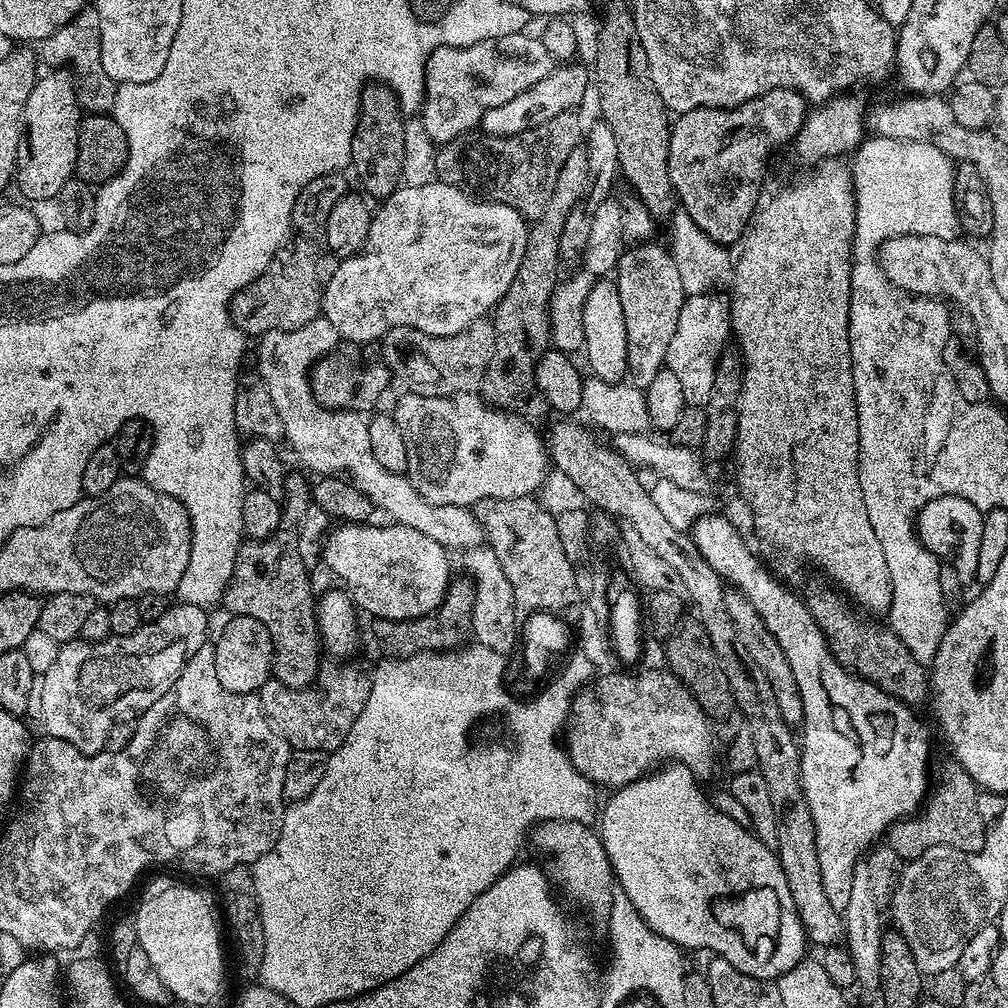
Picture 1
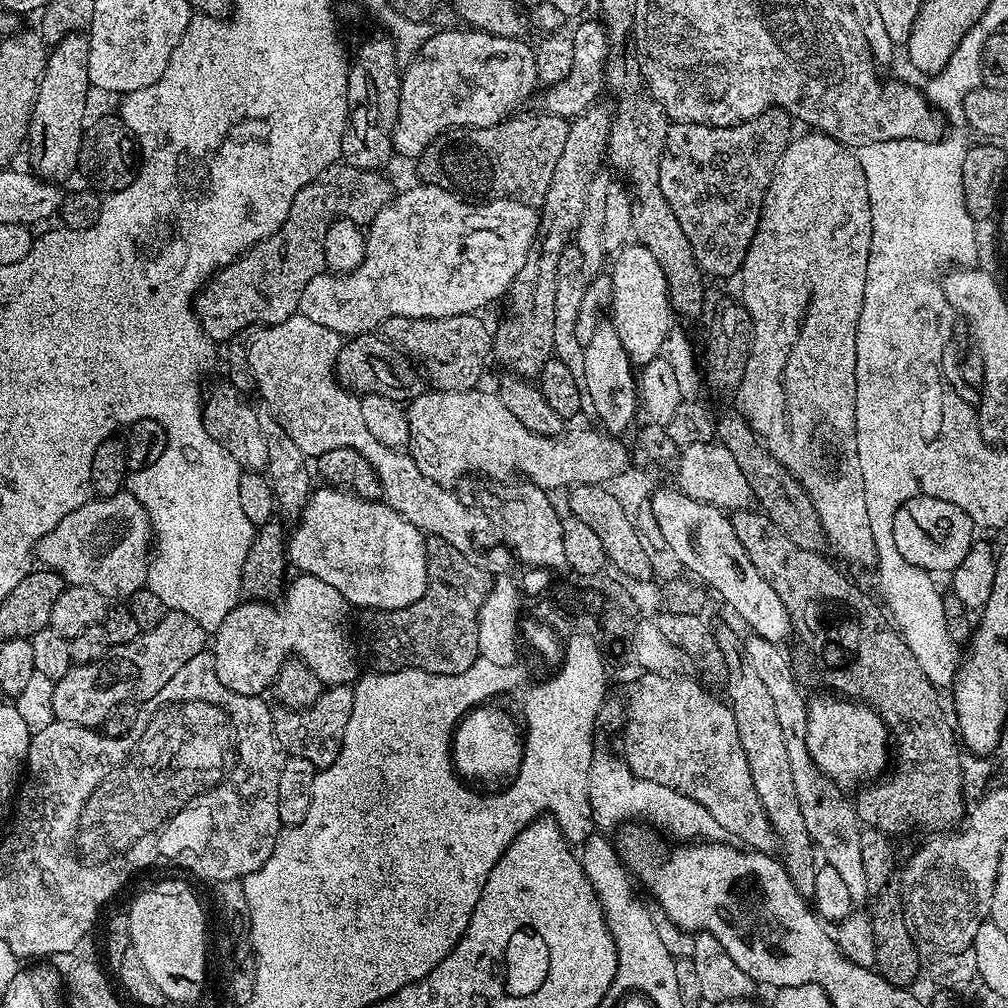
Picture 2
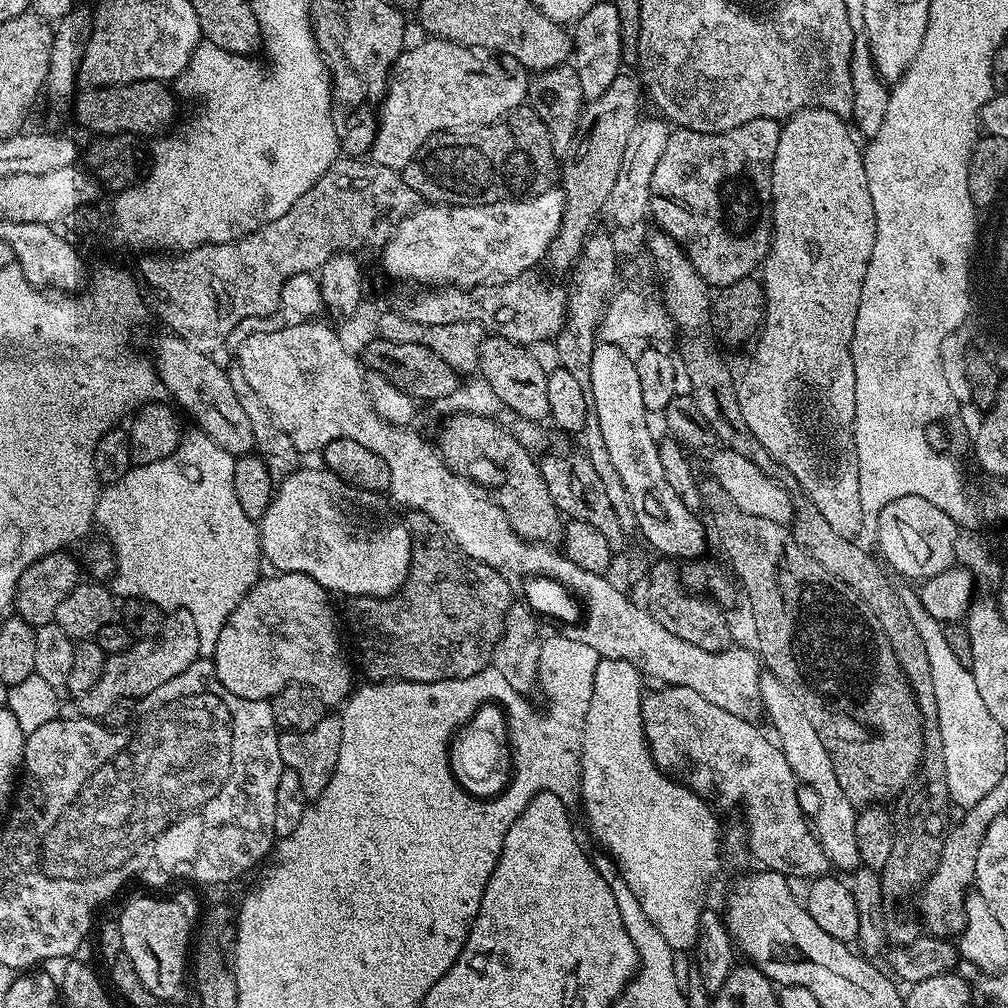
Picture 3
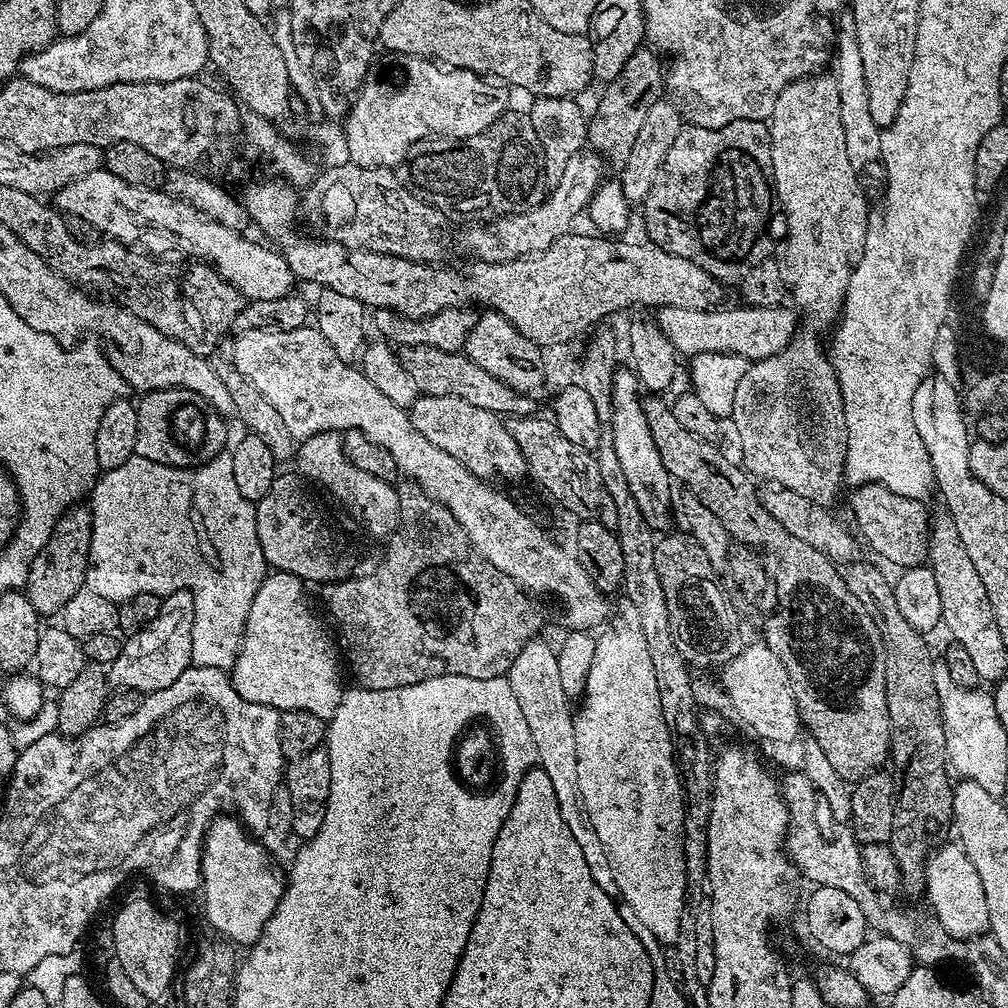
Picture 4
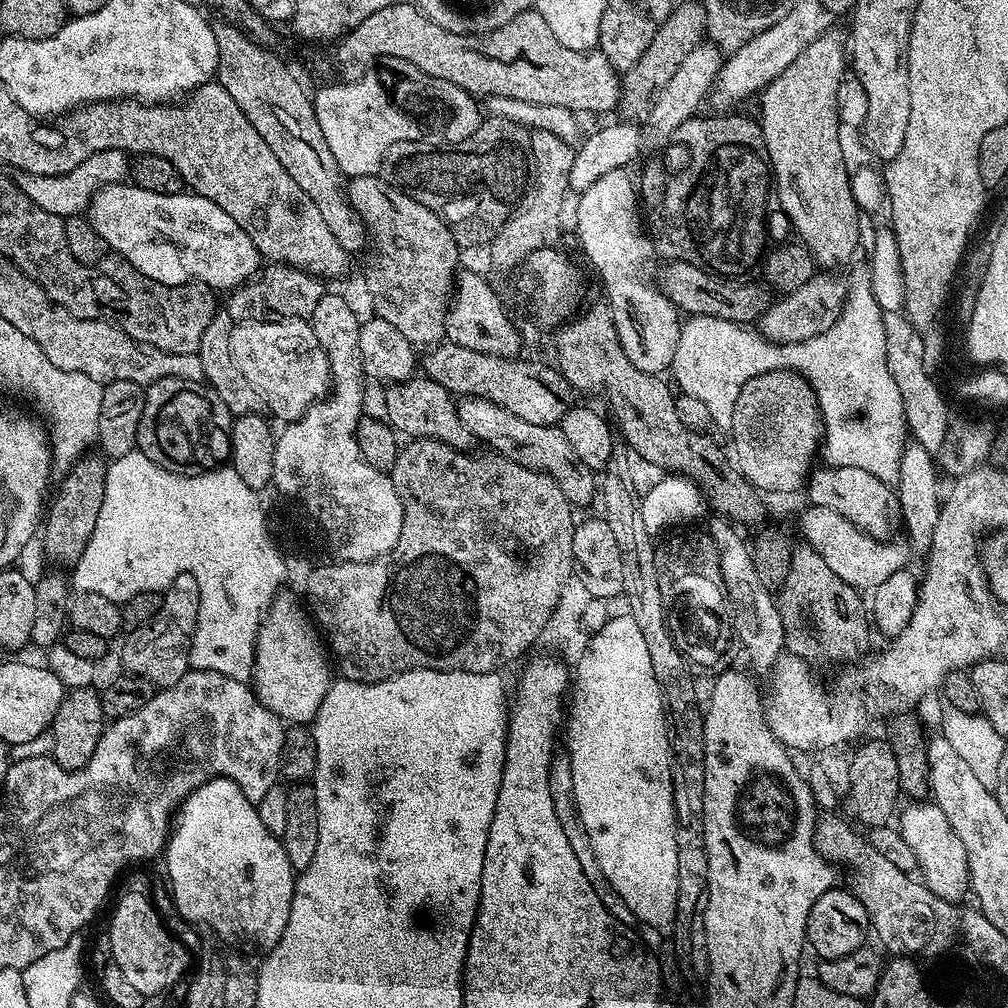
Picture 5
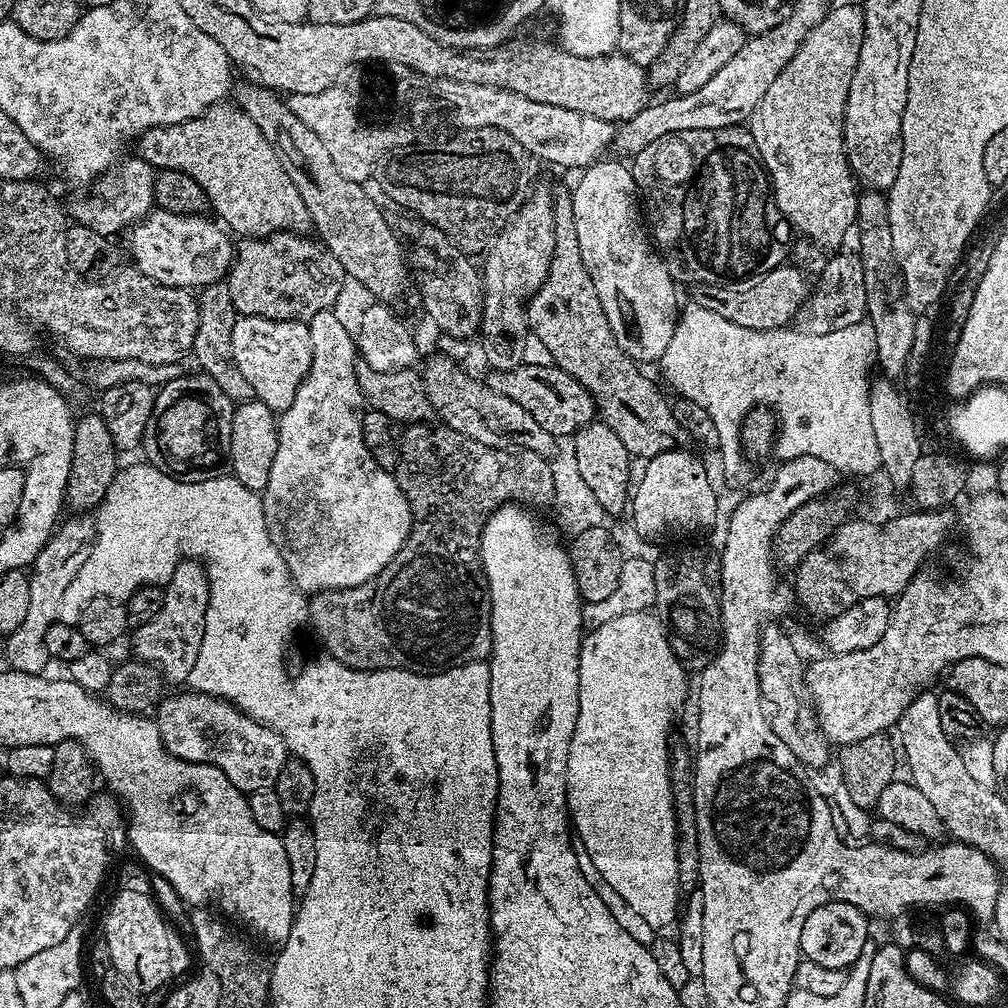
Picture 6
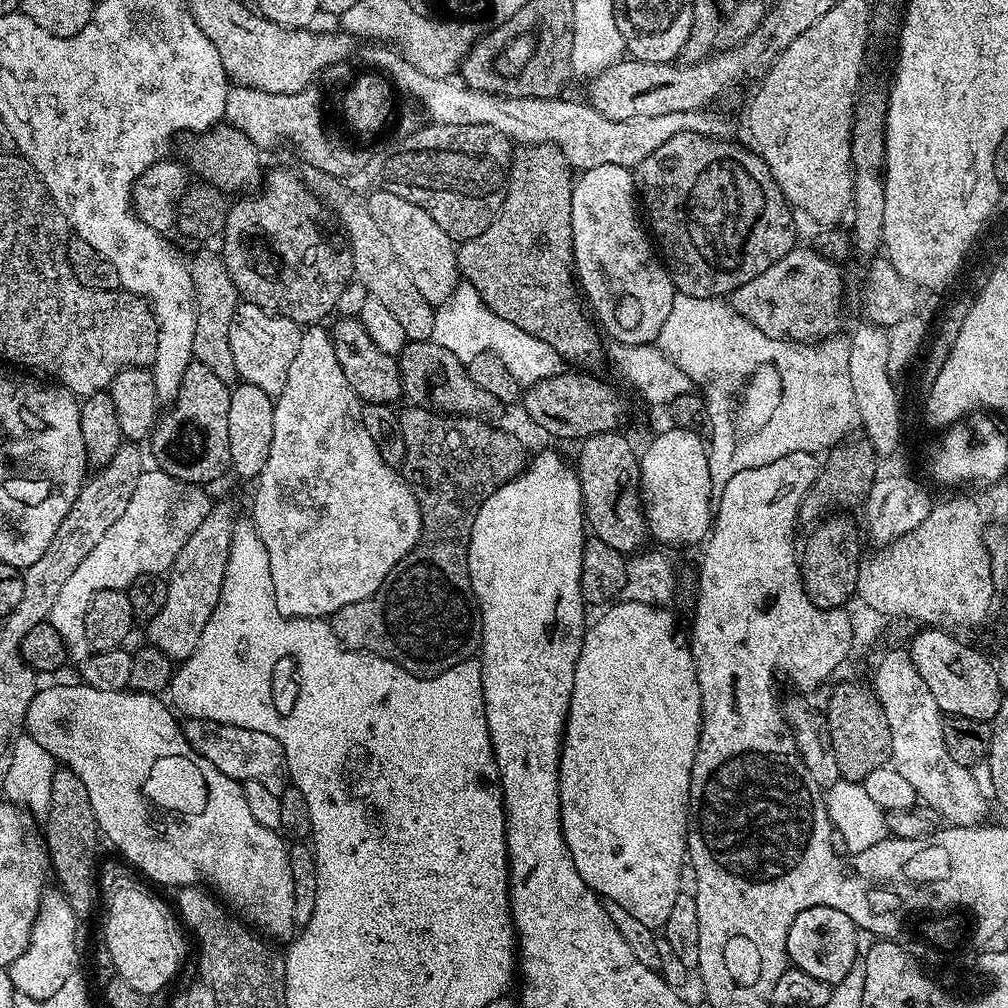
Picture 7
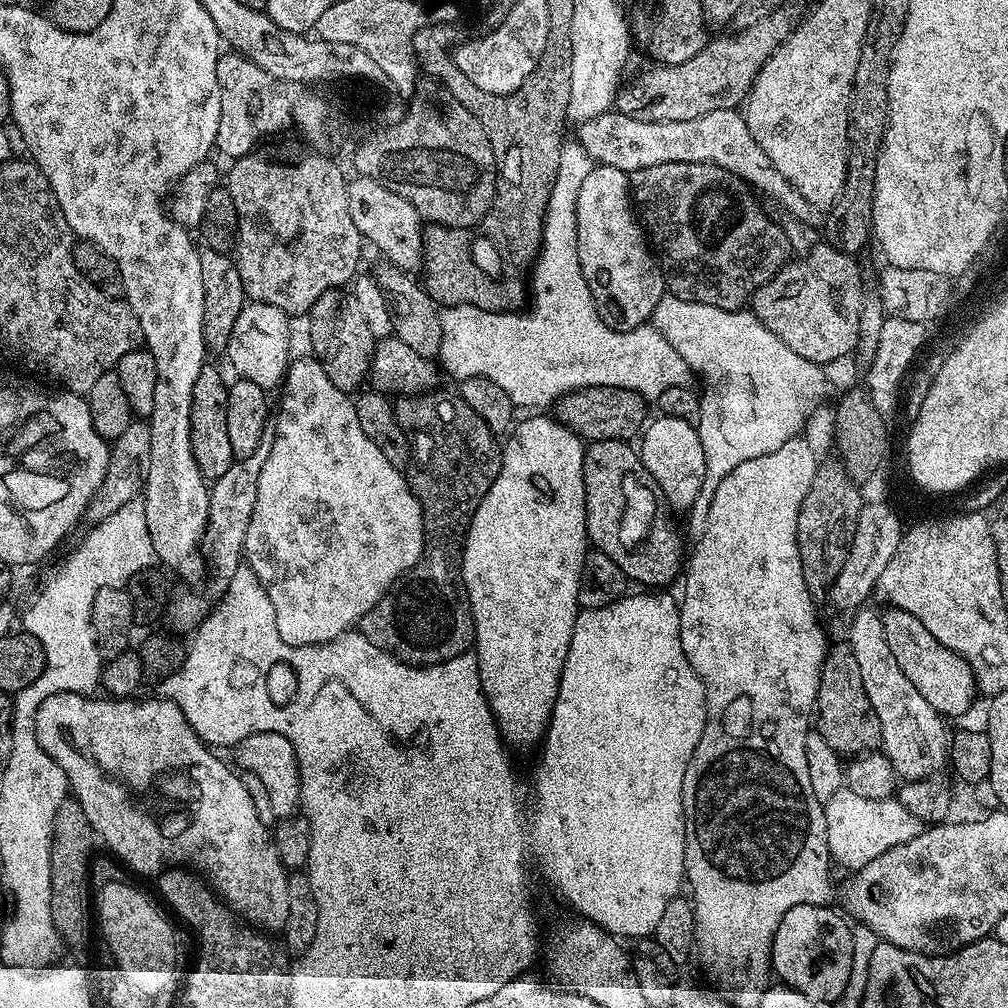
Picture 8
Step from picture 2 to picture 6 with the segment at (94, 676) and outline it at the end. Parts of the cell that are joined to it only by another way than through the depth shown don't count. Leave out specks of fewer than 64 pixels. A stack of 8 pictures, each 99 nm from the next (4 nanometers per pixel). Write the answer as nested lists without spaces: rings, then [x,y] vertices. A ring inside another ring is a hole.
[[[183,560],[163,589],[162,610],[131,633],[132,648],[136,651],[133,653],[135,659],[154,666],[169,685],[183,685],[194,662],[198,662],[198,650],[202,650],[202,634],[206,630],[210,586],[204,565],[198,560]]]

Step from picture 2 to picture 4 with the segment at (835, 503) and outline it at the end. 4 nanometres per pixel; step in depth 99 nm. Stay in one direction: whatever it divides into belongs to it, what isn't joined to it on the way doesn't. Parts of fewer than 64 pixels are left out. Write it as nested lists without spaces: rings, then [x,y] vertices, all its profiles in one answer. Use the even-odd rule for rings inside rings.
[[[835,75],[803,76],[801,80],[783,88],[774,102],[767,125],[774,196],[779,211],[780,208],[784,211],[784,220],[788,223],[788,245],[784,248],[783,256],[786,279],[790,300],[793,300],[791,303],[798,309],[802,323],[792,341],[780,353],[749,363],[748,369],[742,374],[742,382],[738,382],[738,390],[734,390],[730,424],[736,427],[736,436],[740,439],[743,467],[753,477],[761,476],[764,480],[772,480],[768,482],[773,485],[800,492],[815,504],[832,506],[840,487],[846,484],[844,463],[848,431],[842,390],[838,386],[825,341],[824,344],[820,341],[820,335],[835,329],[843,313],[850,274],[864,252],[870,227],[868,200],[864,197],[866,192],[862,181],[854,166],[850,166],[850,157],[846,154],[846,133],[842,130],[842,106],[838,102]]]

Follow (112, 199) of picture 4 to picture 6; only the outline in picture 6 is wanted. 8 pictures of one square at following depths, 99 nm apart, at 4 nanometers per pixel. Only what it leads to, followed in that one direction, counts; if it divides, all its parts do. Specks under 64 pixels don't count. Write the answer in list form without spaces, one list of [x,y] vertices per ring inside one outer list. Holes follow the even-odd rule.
[[[153,210],[148,215],[140,217],[127,229],[128,244],[132,247],[131,263],[154,282],[171,288],[199,290],[207,284],[223,281],[227,277],[229,268],[232,267],[234,244],[233,241],[228,241],[229,233],[215,219],[207,220],[206,217],[207,215],[204,214],[185,214],[163,210]]]

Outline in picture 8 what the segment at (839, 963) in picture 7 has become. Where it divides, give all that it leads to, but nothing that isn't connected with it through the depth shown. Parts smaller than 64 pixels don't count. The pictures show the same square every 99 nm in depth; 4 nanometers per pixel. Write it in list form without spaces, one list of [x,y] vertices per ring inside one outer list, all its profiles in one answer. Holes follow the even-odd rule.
[[[803,904],[786,910],[772,943],[772,970],[783,983],[815,1002],[839,1001],[852,969],[852,928],[843,915],[822,904]]]

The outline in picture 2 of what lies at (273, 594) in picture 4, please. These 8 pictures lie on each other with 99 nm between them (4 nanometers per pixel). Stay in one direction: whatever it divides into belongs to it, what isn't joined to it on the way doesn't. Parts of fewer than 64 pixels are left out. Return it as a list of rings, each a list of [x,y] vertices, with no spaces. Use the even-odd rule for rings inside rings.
[[[301,573],[297,575],[287,583],[287,586],[284,590],[284,595],[286,596],[280,602],[280,608],[277,611],[272,605],[273,603],[267,601],[253,601],[253,600],[244,600],[241,601],[234,610],[230,610],[230,613],[226,614],[226,617],[222,620],[221,625],[218,630],[213,633],[212,640],[214,640],[214,646],[211,645],[210,651],[212,656],[215,658],[215,674],[218,675],[218,680],[222,682],[227,689],[230,689],[238,694],[246,694],[247,696],[257,696],[263,695],[270,687],[273,682],[273,678],[276,676],[278,670],[281,669],[281,666],[289,658],[297,658],[309,669],[320,681],[324,682],[327,687],[332,687],[334,685],[347,684],[351,685],[359,679],[360,669],[356,664],[356,654],[358,652],[357,648],[354,646],[354,638],[352,636],[352,630],[350,628],[350,611],[352,611],[352,606],[348,603],[348,600],[342,597],[342,594],[338,592],[334,586],[327,585],[326,582],[323,582],[322,579],[317,576],[310,575],[308,573]]]

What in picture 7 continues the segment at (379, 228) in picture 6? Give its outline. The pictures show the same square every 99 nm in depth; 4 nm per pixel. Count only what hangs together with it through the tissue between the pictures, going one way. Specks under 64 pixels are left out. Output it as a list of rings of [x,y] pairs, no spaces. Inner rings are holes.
[[[311,166],[305,167],[305,169],[305,172],[302,172],[303,183],[320,197],[326,205],[327,211],[329,208],[336,215],[337,222],[344,227],[344,236],[348,239],[346,251],[352,256],[352,271],[358,284],[360,280],[361,286],[368,291],[365,293],[371,299],[382,302],[382,306],[386,306],[386,310],[390,310],[390,314],[394,314],[394,318],[398,318],[398,323],[402,325],[402,330],[406,330],[409,340],[431,340],[436,308],[430,302],[426,302],[426,298],[422,298],[421,292],[418,291],[418,286],[414,286],[414,282],[410,282],[410,274],[406,270],[406,266],[402,266],[402,262],[398,262],[398,254],[394,254],[394,249],[390,247],[386,234],[382,234],[382,230],[378,230],[378,224],[374,222],[374,218],[370,218],[367,199],[363,195],[359,196],[358,193],[351,192],[344,185],[347,183],[343,179]]]

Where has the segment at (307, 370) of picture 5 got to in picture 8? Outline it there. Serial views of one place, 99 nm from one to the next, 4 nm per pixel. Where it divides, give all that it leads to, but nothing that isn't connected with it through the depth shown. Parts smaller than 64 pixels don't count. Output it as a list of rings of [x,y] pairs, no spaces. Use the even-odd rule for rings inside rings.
[[[245,303],[238,314],[238,322],[234,322],[234,330],[226,349],[226,357],[239,379],[254,382],[254,386],[262,386],[266,390],[279,389],[283,385],[284,376],[294,356],[292,328],[288,324],[291,324],[290,317],[278,310],[278,306]]]

